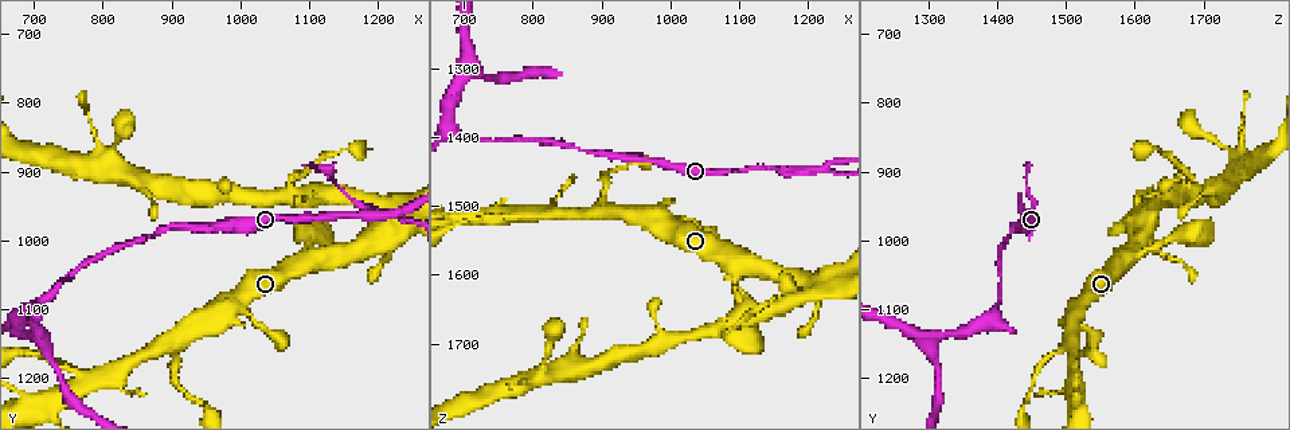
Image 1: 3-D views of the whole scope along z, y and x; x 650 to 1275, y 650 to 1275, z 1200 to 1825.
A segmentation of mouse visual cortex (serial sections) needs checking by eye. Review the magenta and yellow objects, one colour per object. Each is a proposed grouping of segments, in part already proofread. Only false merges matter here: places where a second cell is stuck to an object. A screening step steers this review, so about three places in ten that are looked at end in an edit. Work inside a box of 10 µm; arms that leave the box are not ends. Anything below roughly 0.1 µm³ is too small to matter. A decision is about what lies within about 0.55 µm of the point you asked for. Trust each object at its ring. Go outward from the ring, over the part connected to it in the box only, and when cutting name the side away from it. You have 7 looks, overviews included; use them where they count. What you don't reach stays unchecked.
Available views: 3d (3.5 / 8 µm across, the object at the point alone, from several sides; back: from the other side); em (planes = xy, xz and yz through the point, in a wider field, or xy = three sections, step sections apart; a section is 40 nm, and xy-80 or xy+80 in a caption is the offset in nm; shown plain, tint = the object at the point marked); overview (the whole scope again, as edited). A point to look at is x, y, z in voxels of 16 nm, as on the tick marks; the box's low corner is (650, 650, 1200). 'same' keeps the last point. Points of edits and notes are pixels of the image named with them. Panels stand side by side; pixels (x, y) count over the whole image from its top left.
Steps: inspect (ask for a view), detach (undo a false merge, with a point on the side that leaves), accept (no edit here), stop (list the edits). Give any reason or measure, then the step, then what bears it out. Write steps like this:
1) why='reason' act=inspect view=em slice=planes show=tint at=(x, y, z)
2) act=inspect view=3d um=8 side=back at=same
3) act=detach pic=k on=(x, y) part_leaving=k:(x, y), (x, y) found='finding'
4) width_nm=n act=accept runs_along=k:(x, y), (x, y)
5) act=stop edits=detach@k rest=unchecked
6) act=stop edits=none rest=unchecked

why='three-way junction' act=inspect view=3d um=3.5 side=back at=(1225, 955, 1445)

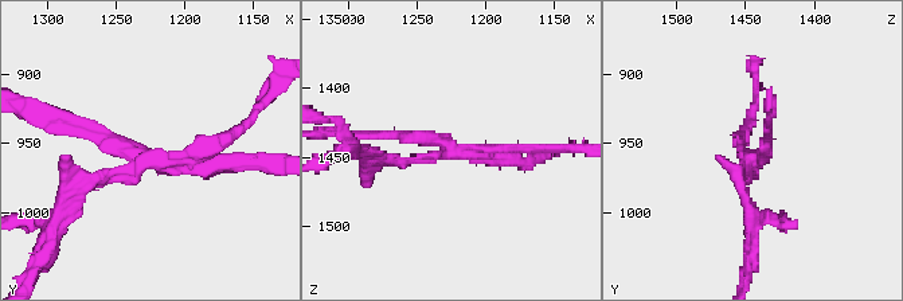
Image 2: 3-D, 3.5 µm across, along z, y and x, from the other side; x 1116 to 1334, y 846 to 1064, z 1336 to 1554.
arms=3 arm_widths_nm=100,150,150 why='now the EM' act=inspect view=em slice=xy step=1 show=tint at=(1224, 962, 1444)

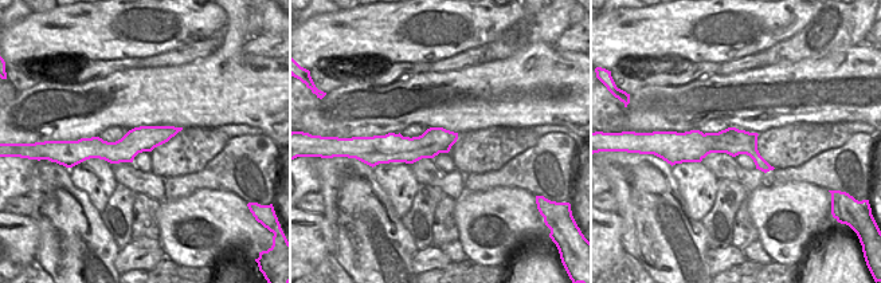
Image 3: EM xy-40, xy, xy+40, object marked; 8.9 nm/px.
act=detach pic=2 on=(402, 164) found='two cells meet here'

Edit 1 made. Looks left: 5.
why='see it whole again' act=inspect view=overview

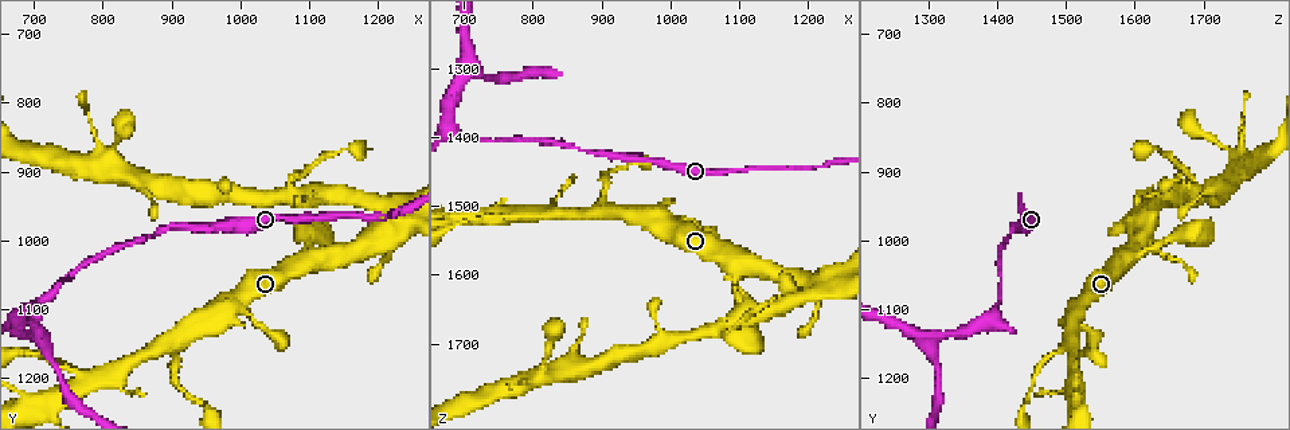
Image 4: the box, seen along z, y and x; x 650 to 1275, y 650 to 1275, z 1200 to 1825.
why='calibre changes' act=inspect view=3d um=3.5 side=back at=(900, 1145, 1510)

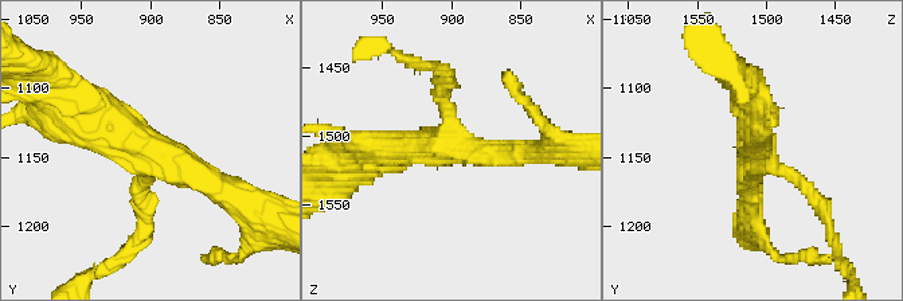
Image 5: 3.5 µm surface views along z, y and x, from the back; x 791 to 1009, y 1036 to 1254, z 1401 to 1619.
arms=3 arm_widths_nm=150,300,450 act=inspect view=em slice=xy step=5 show=tint at=(902, 1144, 1508)

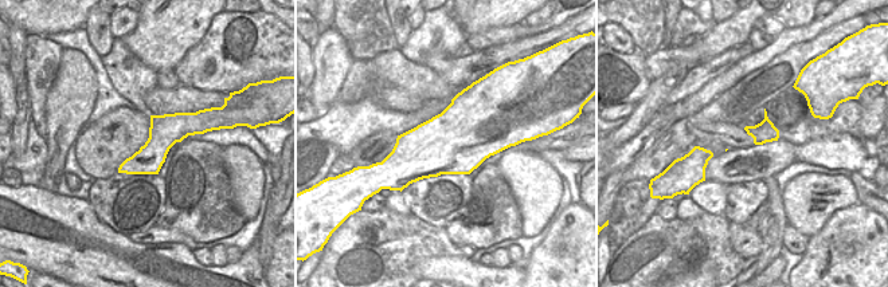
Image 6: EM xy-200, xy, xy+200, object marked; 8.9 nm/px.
act=accept runs_along=6:(198, 129), (173, 129), (122, 169) found='all the same cell'

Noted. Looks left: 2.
why='looks like a crossing' act=inspect view=3d um=3.5 at=(1220, 980, 1615)

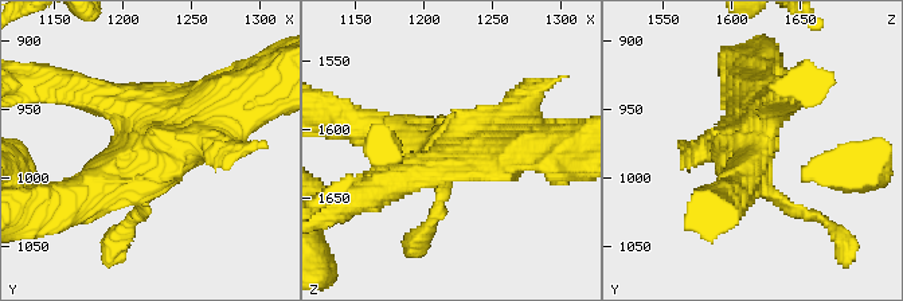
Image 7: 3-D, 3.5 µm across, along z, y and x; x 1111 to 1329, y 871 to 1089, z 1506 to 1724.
why='now the EM' act=inspect view=em slice=xy step=3 show=tint at=(1218, 976, 1614)

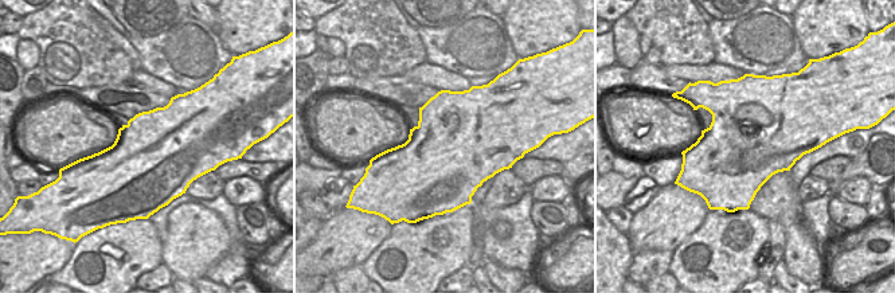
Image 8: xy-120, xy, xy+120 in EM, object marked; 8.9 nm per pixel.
act=accept runs_along=7:(733, 194), (785, 94) found='continuous, no second cell'

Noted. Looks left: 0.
act=stop edits=detach@2 rest=unchecked

